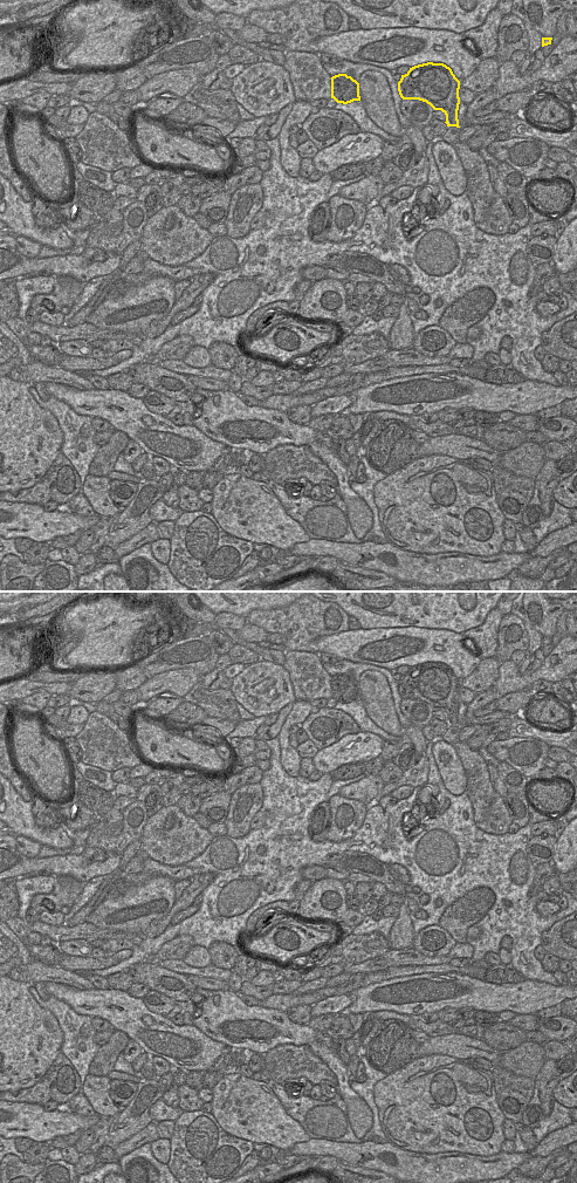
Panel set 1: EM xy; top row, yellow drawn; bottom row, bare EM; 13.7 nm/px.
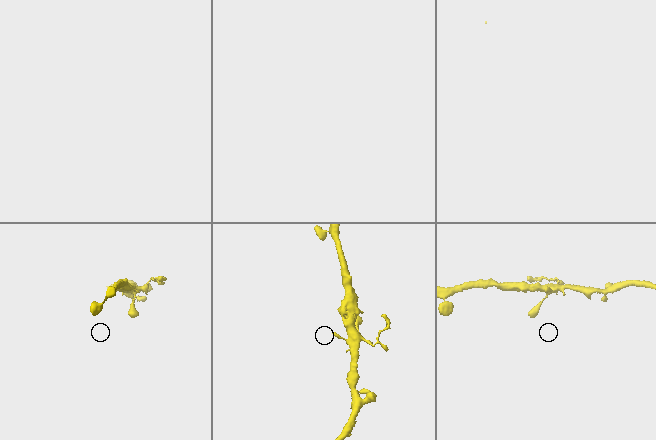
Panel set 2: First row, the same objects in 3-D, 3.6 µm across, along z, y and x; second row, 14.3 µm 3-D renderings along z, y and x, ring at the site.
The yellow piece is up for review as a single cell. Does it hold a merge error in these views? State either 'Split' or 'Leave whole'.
Leave whole.

